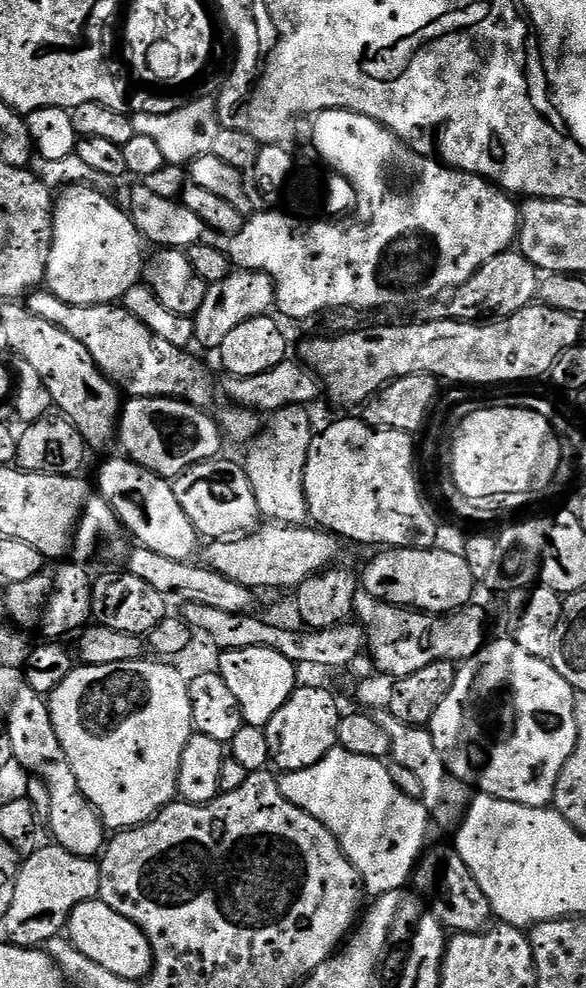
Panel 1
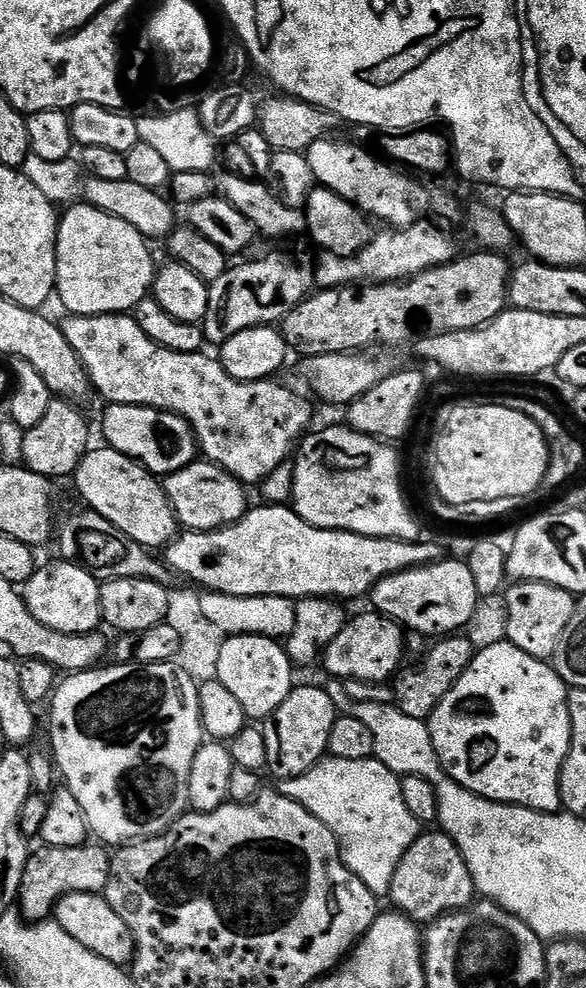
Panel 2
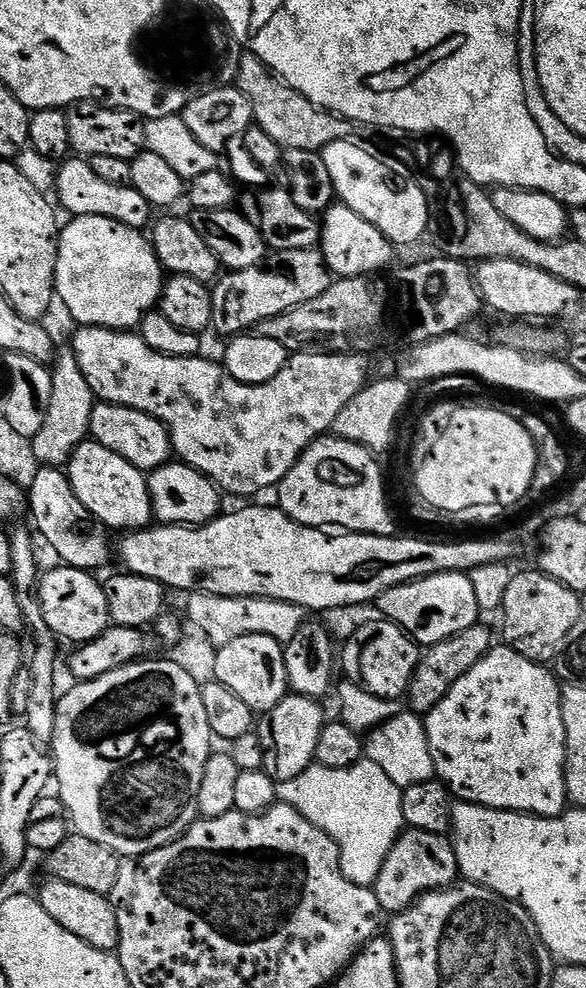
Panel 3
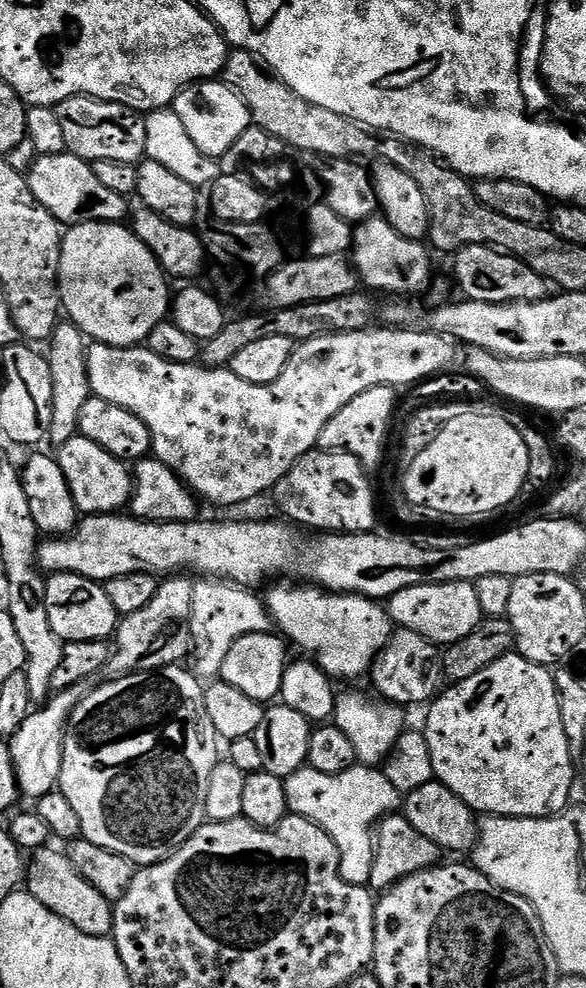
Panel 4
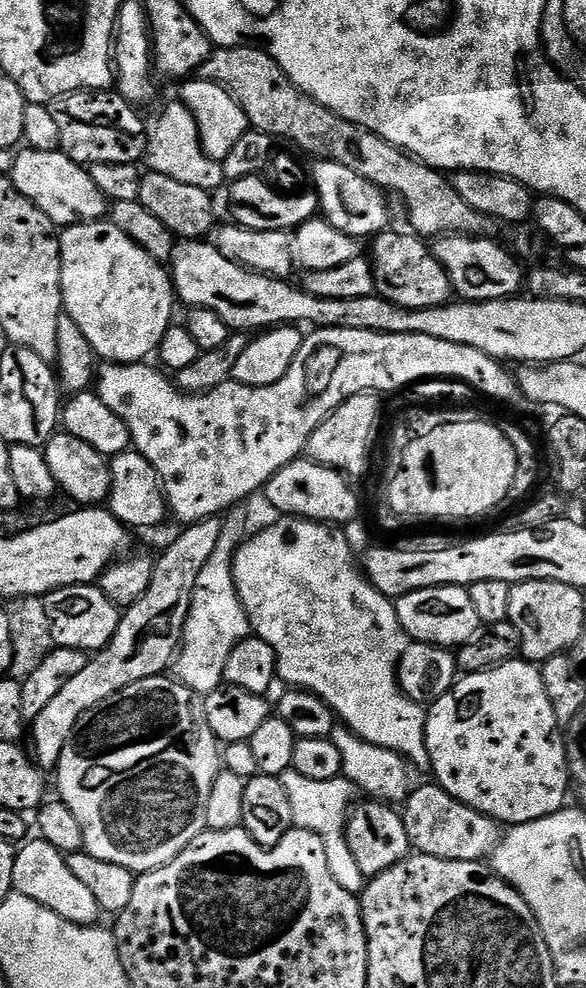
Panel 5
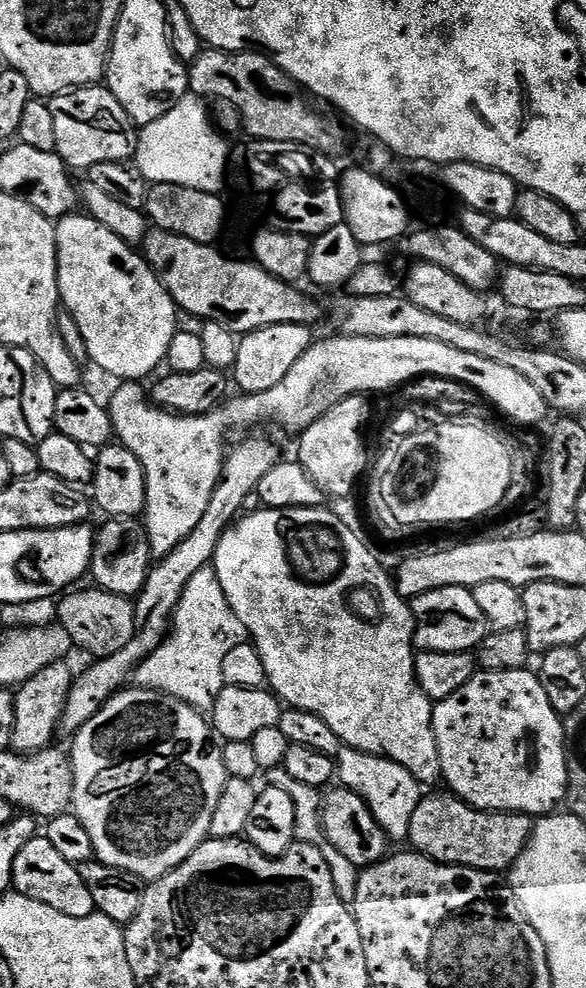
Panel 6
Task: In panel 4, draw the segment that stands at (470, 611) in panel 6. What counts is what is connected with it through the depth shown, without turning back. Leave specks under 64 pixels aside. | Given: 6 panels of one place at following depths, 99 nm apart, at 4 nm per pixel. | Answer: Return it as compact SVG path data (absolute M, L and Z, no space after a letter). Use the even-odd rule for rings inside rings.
M459 580L449 584L419 584L388 597L386 611L393 625L414 630L437 646L447 646L466 638L480 624L482 613L478 606L476 585Z

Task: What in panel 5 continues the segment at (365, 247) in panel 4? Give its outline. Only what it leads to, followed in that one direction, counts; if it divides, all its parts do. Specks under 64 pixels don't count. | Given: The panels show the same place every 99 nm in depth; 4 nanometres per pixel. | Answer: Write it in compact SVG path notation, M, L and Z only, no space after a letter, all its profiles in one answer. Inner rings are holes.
M384 231L371 241L370 259L372 272L376 275L376 292L391 304L410 310L426 310L449 303L453 299L454 289L431 247L411 231L394 231Z

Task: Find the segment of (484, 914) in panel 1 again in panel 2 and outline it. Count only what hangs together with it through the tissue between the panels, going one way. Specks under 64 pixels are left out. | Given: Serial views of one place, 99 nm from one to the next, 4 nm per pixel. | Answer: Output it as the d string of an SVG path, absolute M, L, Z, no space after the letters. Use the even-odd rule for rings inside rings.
M428 830L418 837L410 850L406 850L402 862L398 862L387 899L392 900L391 907L395 911L411 916L417 925L427 926L450 912L471 908L477 896L474 878L455 841L444 831Z

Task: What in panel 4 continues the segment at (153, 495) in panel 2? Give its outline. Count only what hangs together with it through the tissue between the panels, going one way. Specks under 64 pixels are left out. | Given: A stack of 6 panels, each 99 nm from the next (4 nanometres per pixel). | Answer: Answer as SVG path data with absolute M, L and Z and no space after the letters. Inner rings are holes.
M79 434L70 442L59 445L58 459L60 469L70 486L77 509L84 514L116 514L132 499L132 477L127 463L114 458L102 446L90 442L90 438Z

